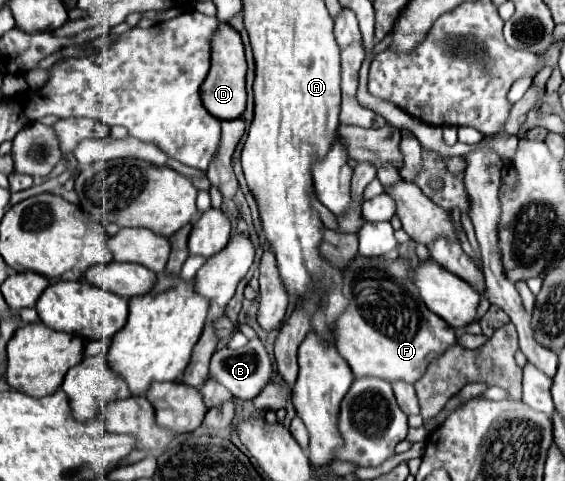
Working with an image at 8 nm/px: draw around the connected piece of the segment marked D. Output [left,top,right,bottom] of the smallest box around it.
[200,23,246,121]

